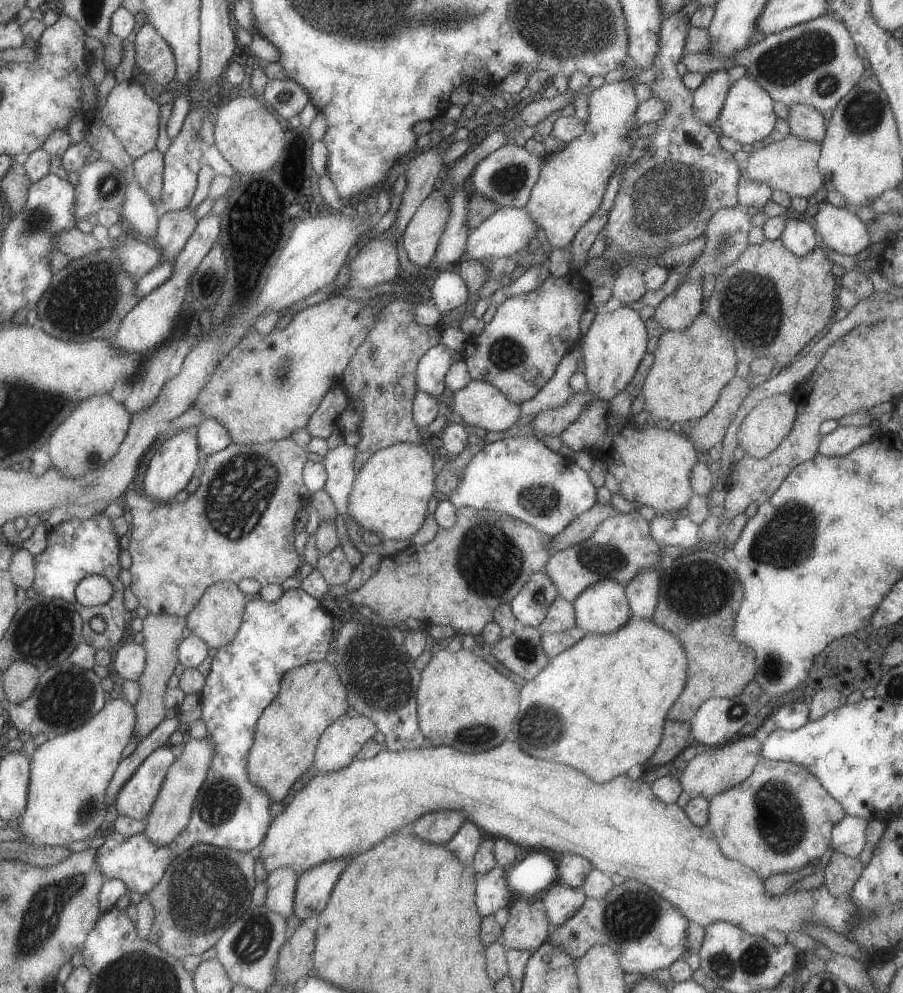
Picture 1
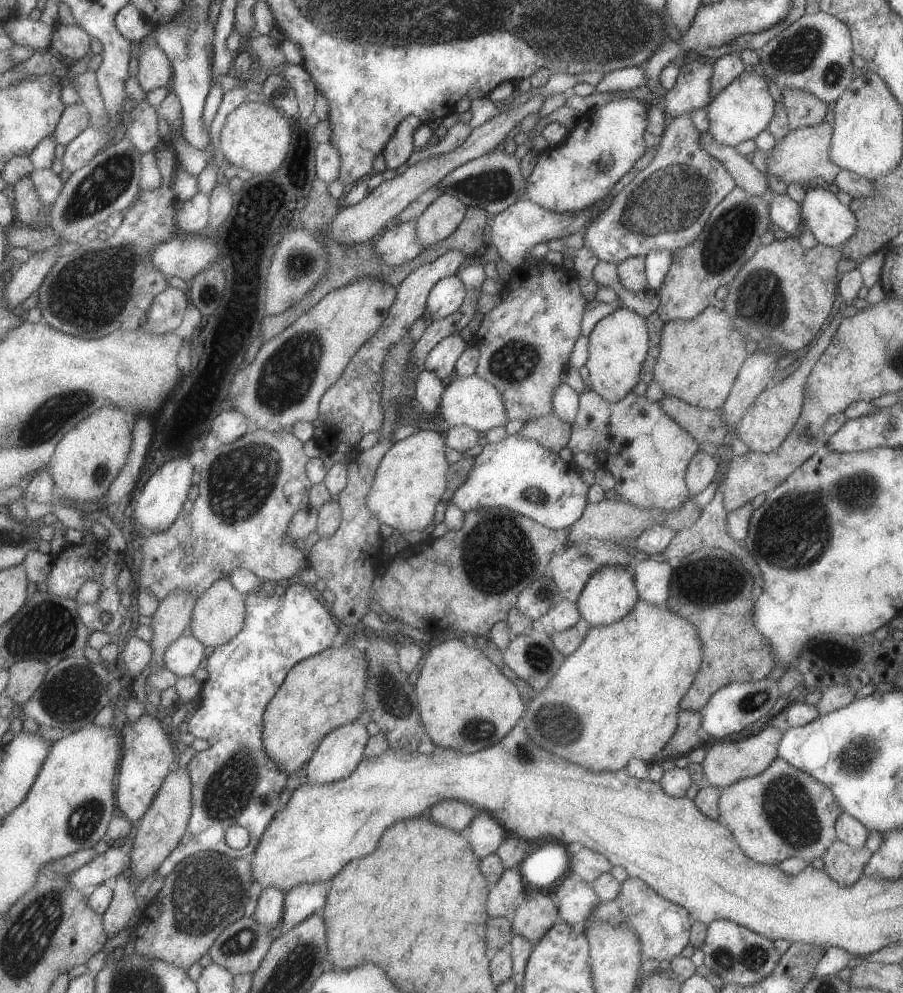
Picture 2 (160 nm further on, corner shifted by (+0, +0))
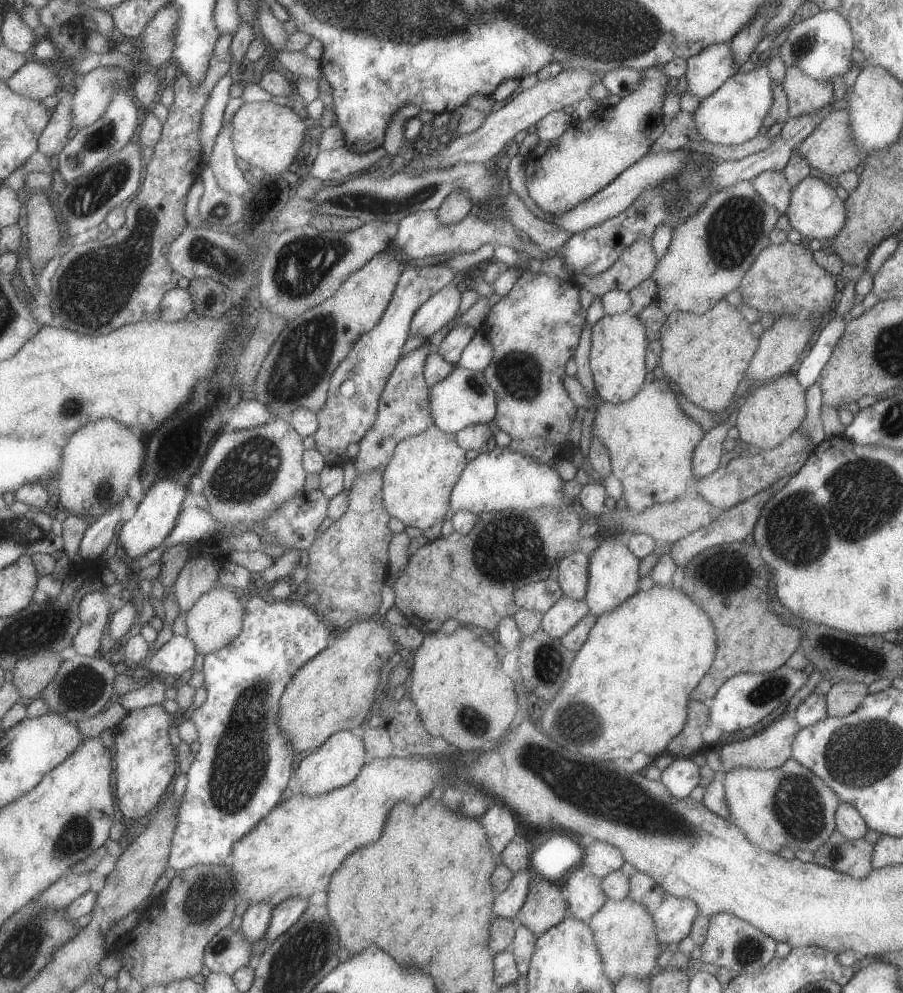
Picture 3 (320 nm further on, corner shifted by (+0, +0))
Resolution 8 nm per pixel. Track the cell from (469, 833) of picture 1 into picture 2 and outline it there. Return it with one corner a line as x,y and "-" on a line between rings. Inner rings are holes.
485,811
476,812
464,834
472,851
481,858
494,853
507,837
502,824

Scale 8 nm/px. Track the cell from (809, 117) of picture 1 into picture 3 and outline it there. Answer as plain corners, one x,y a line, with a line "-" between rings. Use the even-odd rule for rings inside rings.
794,66
785,69
780,85
788,98
789,117
812,113
822,106
831,104
834,98
833,85
829,81
807,77
801,69

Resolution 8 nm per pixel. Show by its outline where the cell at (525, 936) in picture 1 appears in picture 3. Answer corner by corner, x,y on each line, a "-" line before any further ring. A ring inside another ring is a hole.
536,878
514,921
528,928
535,936
553,928
565,917
566,900
563,888
550,880

